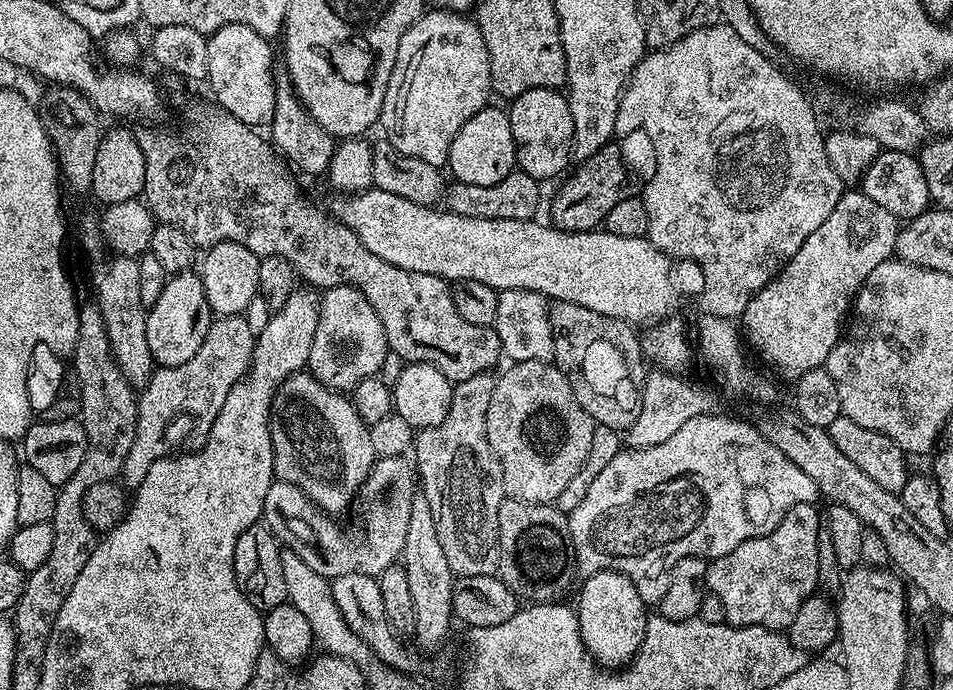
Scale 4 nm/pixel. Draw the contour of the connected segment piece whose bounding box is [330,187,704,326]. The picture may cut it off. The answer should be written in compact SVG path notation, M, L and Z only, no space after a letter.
M371 187L366 192L336 198L330 207L335 219L354 232L378 258L398 266L402 270L414 270L418 274L434 274L443 280L473 280L486 282L497 290L525 288L547 296L549 301L574 302L574 306L586 306L586 310L598 310L610 318L624 320L633 326L651 326L669 319L672 312L687 296L699 297L704 290L702 270L692 260L675 261L659 252L647 238L622 238L607 230L590 232L565 232L551 223L539 224L539 219L491 220L490 218L466 218L436 206L406 202L398 194L386 194L386 190Z

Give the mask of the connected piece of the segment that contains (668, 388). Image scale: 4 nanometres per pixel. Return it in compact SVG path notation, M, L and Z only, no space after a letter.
M652 370L645 375L642 414L638 414L638 422L634 422L634 426L630 426L626 433L629 449L658 446L658 442L666 442L666 438L670 438L670 434L681 428L684 422L690 422L690 418L707 416L713 411L711 390L686 377L663 370Z

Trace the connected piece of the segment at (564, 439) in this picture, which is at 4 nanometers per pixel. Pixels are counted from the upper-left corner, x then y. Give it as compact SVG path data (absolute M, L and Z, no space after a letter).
M547 360L515 362L504 373L496 376L490 410L486 410L486 438L502 466L502 482L507 499L521 500L523 504L555 505L558 494L566 490L570 478L582 470L590 441L594 439L597 423L582 410L570 382L560 373L555 363Z

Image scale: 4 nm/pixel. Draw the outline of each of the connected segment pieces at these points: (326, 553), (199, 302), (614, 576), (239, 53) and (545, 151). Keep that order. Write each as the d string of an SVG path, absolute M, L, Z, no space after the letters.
M404 456L379 457L358 493L359 503L364 503L364 528L339 528L333 517L324 512L298 486L285 480L273 479L270 490L266 490L263 523L287 551L298 554L310 570L318 570L330 582L346 574L366 574L379 578L390 566L401 559L409 529L411 503L418 494L418 472L411 459Z
M192 270L169 275L162 286L162 294L158 294L158 302L154 302L154 306L148 309L146 318L146 343L150 346L153 361L161 368L169 368L182 366L182 362L194 358L213 319L214 313L206 302L200 275Z
M596 572L583 581L580 601L574 604L582 642L586 650L605 670L619 670L640 649L650 615L634 582L621 572Z
M223 24L222 27L208 36L208 79L207 87L212 87L215 103L225 108L231 116L243 124L250 124L260 130L271 125L274 118L274 98L276 97L276 78L272 68L272 48L269 37L250 30L250 26L241 24Z
M531 88L526 94L515 97L507 105L510 118L510 134L514 134L516 162L519 171L533 176L535 180L547 182L556 176L574 156L574 118L570 114L568 97L554 88Z

